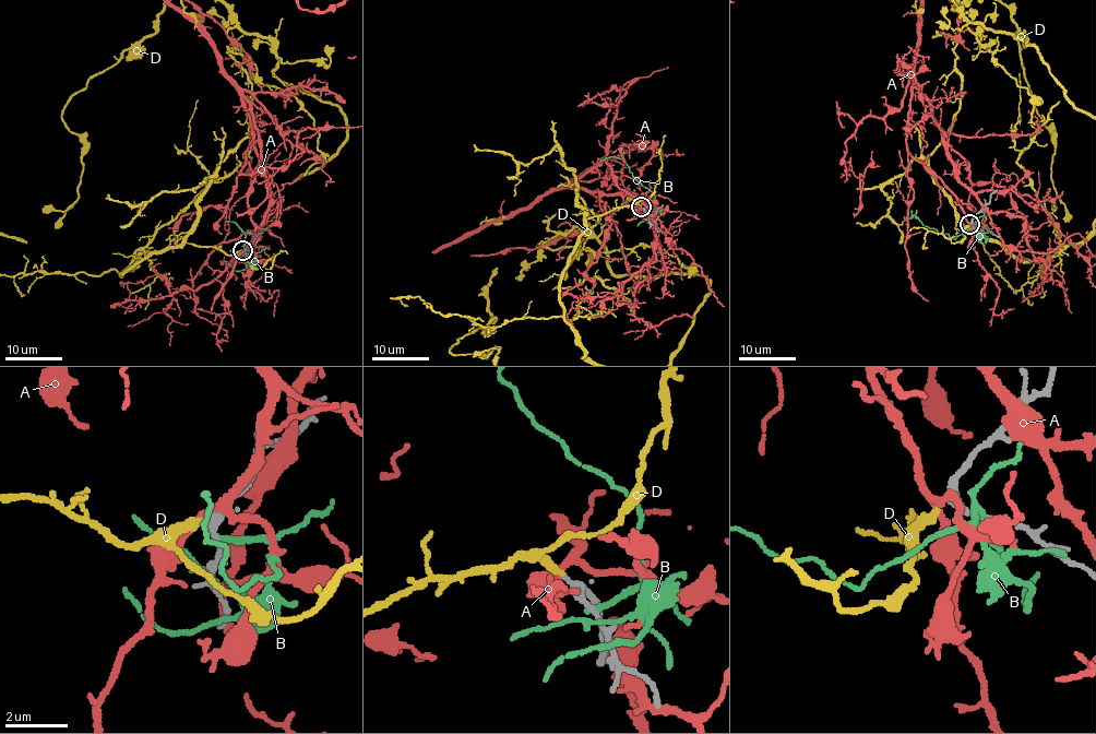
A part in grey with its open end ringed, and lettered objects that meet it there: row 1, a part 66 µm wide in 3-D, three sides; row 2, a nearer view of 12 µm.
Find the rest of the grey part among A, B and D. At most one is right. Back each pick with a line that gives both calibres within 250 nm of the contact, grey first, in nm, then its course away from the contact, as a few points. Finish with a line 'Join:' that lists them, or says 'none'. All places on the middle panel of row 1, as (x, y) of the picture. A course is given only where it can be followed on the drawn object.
D: 180 nm thick on the grey side, 280 nm on the other
Join: D

